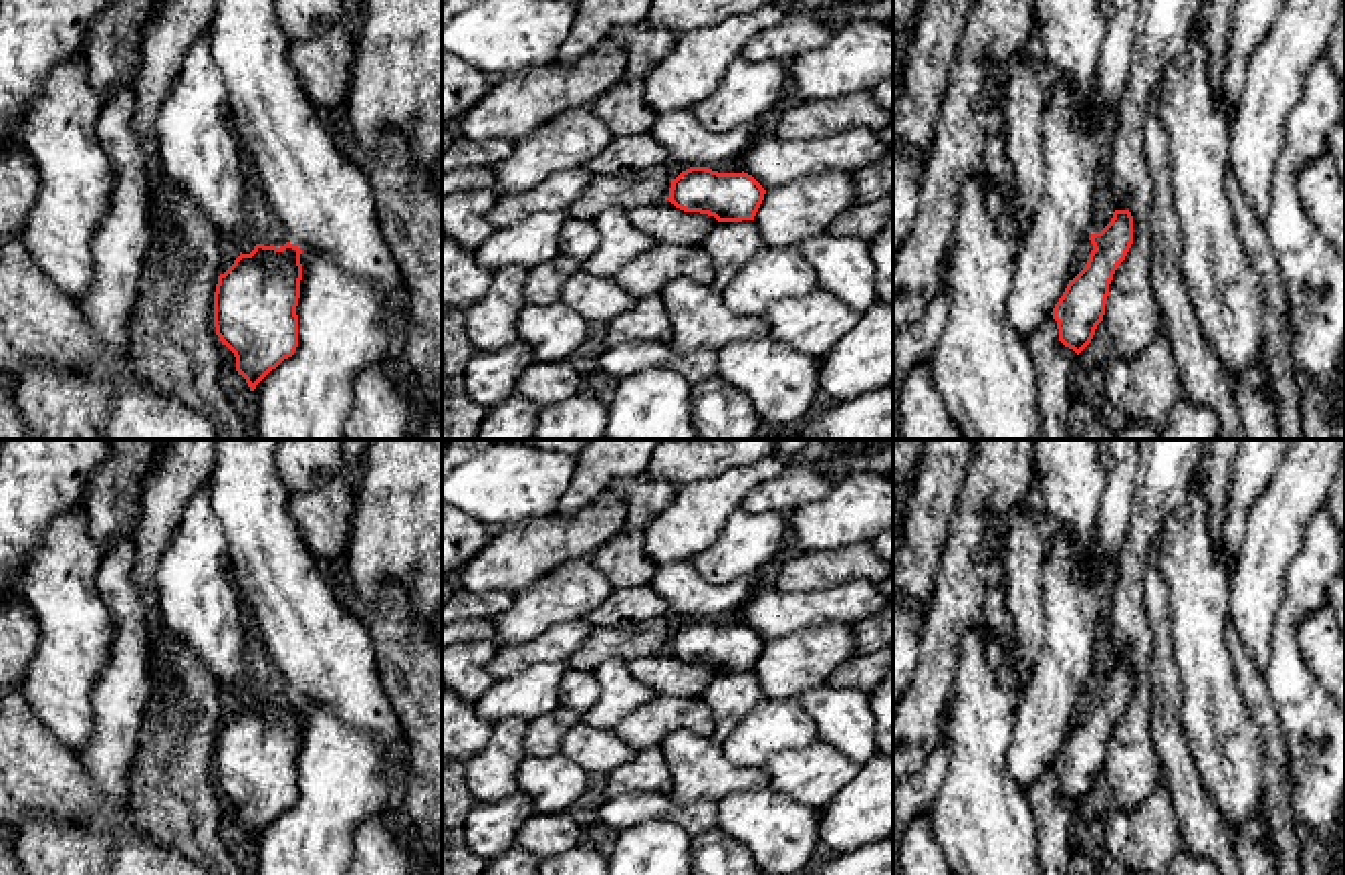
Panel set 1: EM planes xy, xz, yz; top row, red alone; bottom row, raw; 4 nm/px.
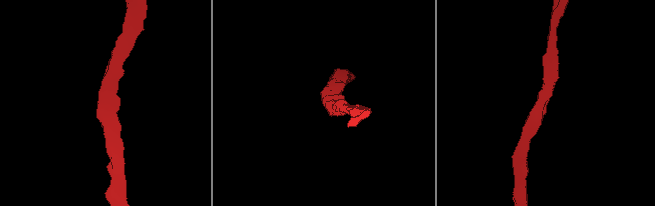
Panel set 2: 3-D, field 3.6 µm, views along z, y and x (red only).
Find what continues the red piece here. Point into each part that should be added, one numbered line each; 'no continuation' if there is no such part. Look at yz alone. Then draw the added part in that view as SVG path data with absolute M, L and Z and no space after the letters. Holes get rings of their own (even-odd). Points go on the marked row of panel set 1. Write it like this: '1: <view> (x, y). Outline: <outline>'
no continuation

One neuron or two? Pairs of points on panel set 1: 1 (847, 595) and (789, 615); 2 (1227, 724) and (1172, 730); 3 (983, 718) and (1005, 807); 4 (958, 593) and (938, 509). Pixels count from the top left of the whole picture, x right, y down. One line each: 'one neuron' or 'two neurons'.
1: one neuron
2: two neurons
3: one neuron
4: two neurons

